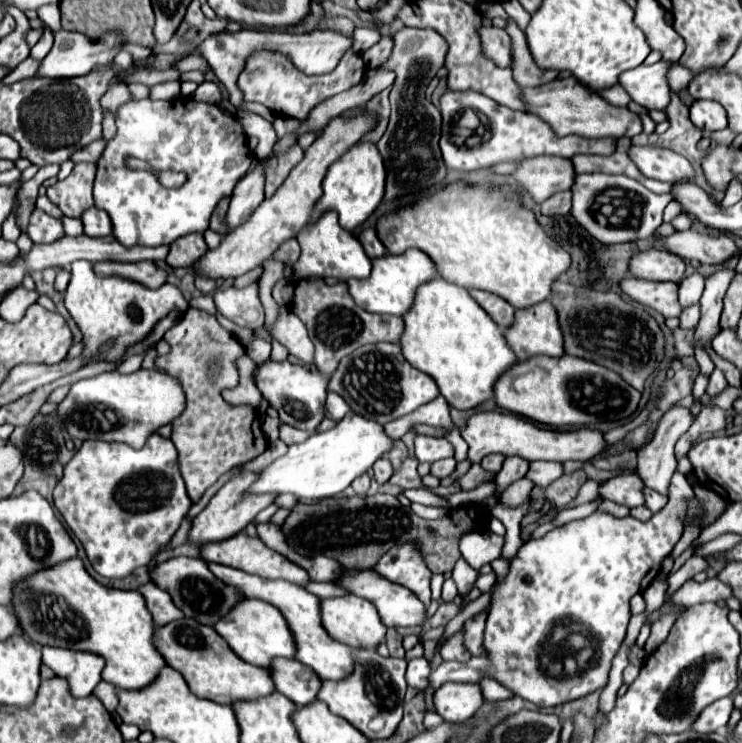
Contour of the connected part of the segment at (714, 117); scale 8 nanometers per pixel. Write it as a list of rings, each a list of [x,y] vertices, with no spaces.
[[[694,101],[690,107],[690,119],[698,129],[720,131],[726,127],[726,113],[716,101]]]

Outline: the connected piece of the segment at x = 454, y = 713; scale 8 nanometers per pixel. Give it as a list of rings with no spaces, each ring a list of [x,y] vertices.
[[[444,683],[434,693],[436,713],[450,723],[464,723],[474,717],[474,713],[484,703],[482,689],[476,683]]]

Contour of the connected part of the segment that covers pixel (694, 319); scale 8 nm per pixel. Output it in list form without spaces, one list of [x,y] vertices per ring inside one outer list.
[[[692,305],[692,307],[686,307],[680,315],[680,327],[682,329],[692,329],[700,319],[700,305]]]

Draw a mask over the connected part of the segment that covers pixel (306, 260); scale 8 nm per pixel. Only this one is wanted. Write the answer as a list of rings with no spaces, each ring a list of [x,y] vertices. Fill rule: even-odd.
[[[326,211],[318,217],[318,221],[306,225],[296,235],[296,241],[300,243],[302,255],[294,263],[294,267],[286,271],[286,279],[302,279],[308,275],[318,275],[318,277],[336,277],[338,281],[346,281],[350,277],[366,279],[370,275],[368,255],[364,253],[360,241],[352,233],[340,227],[336,211]]]

